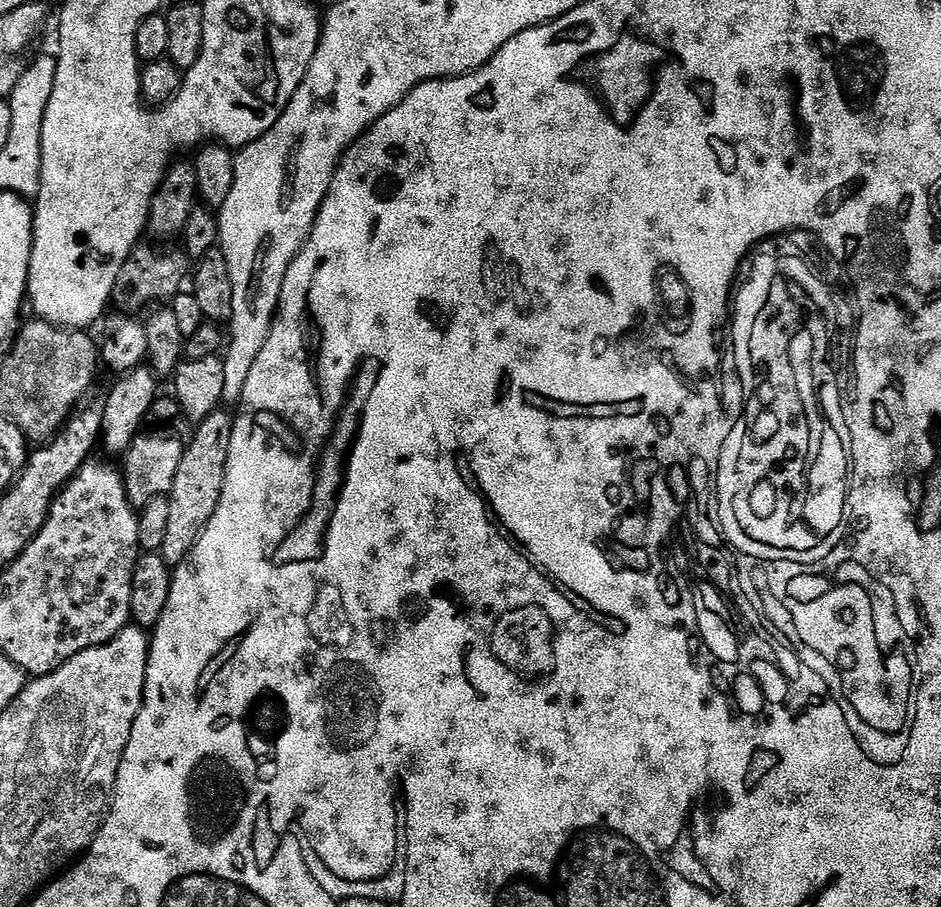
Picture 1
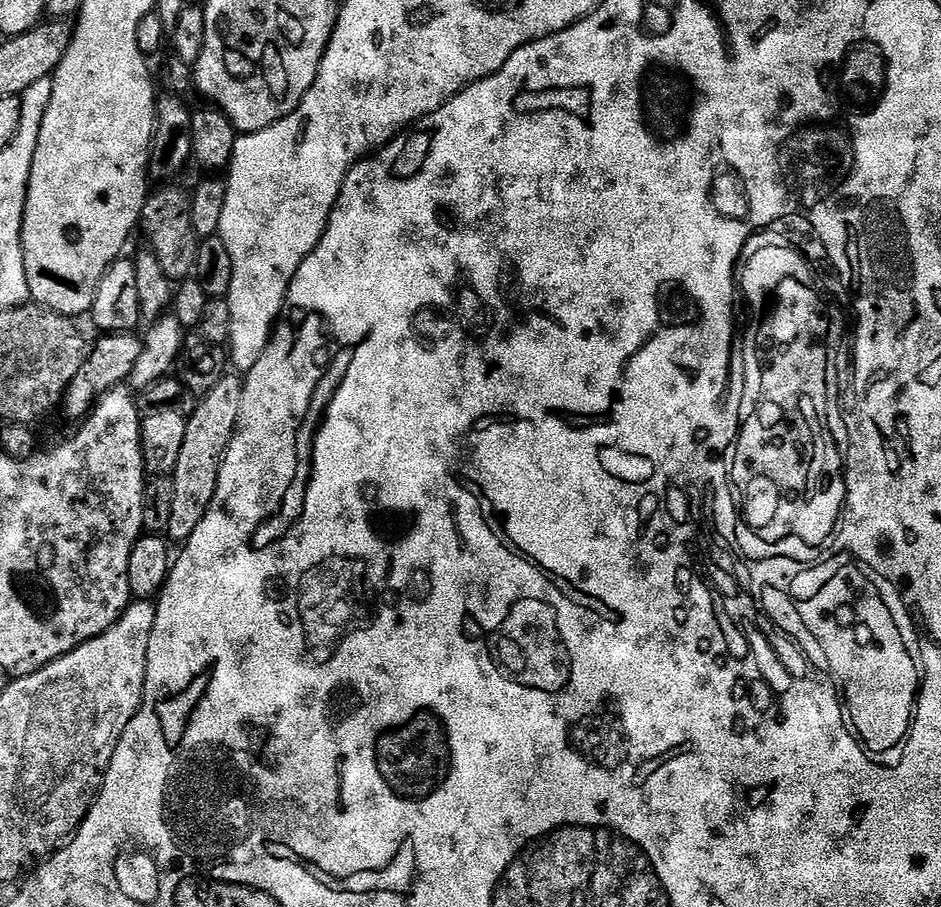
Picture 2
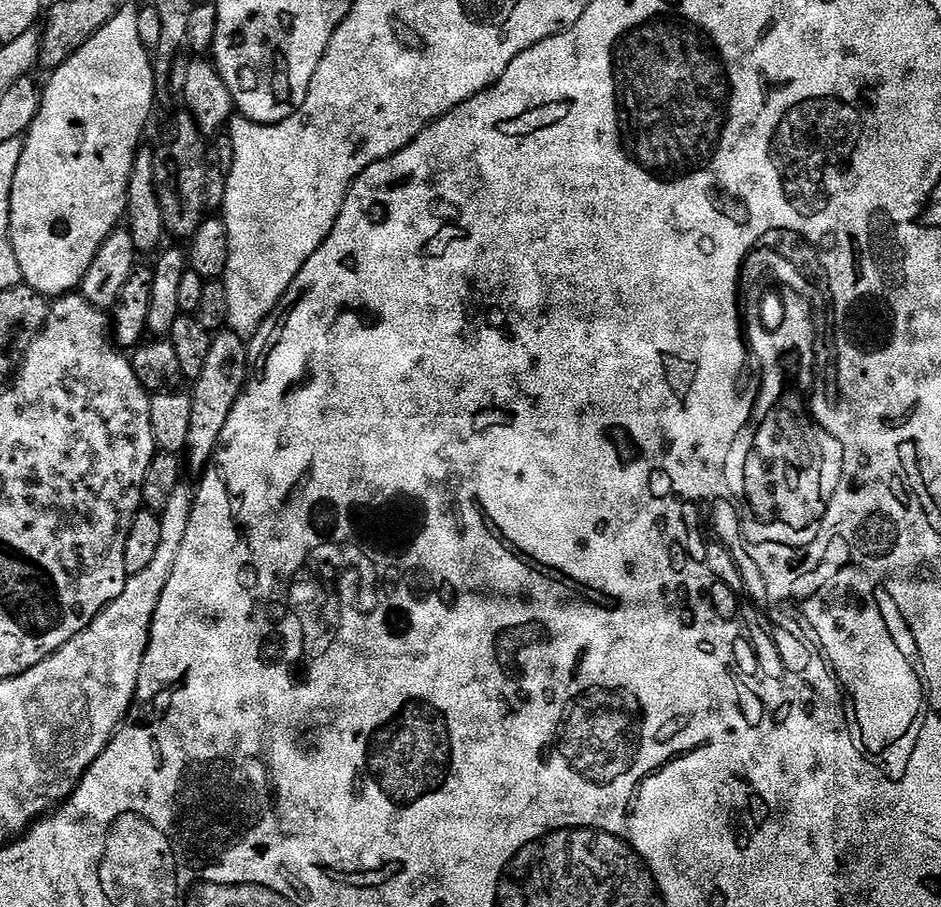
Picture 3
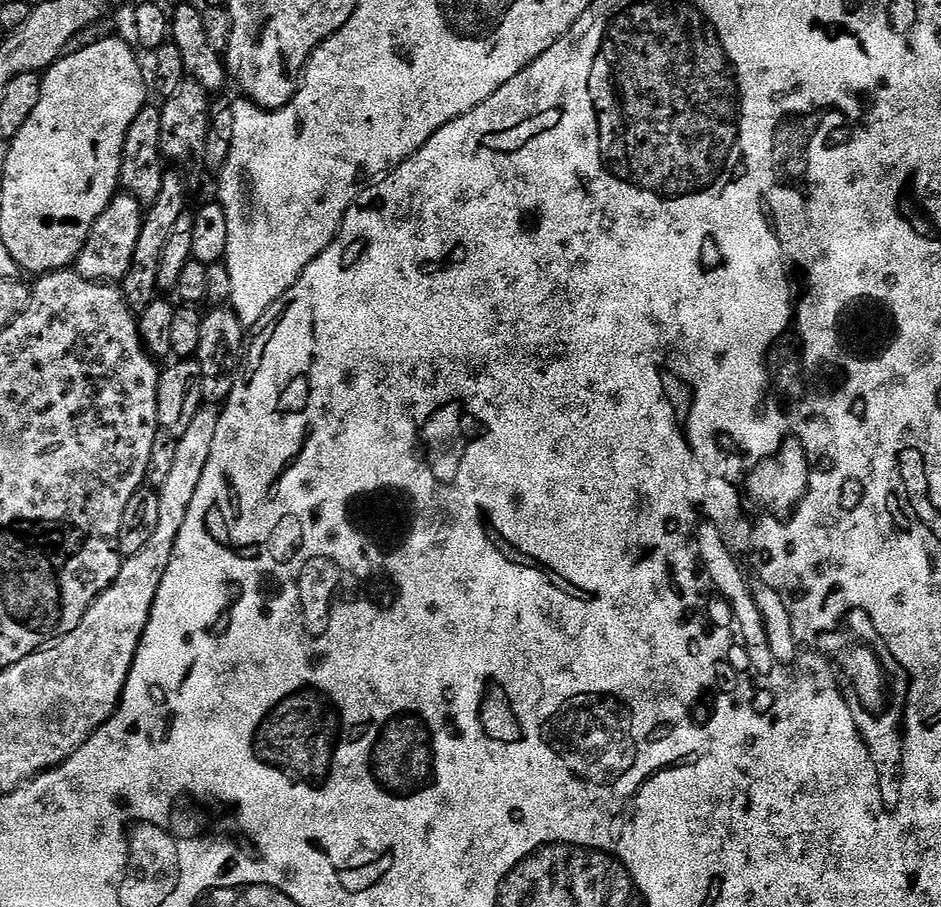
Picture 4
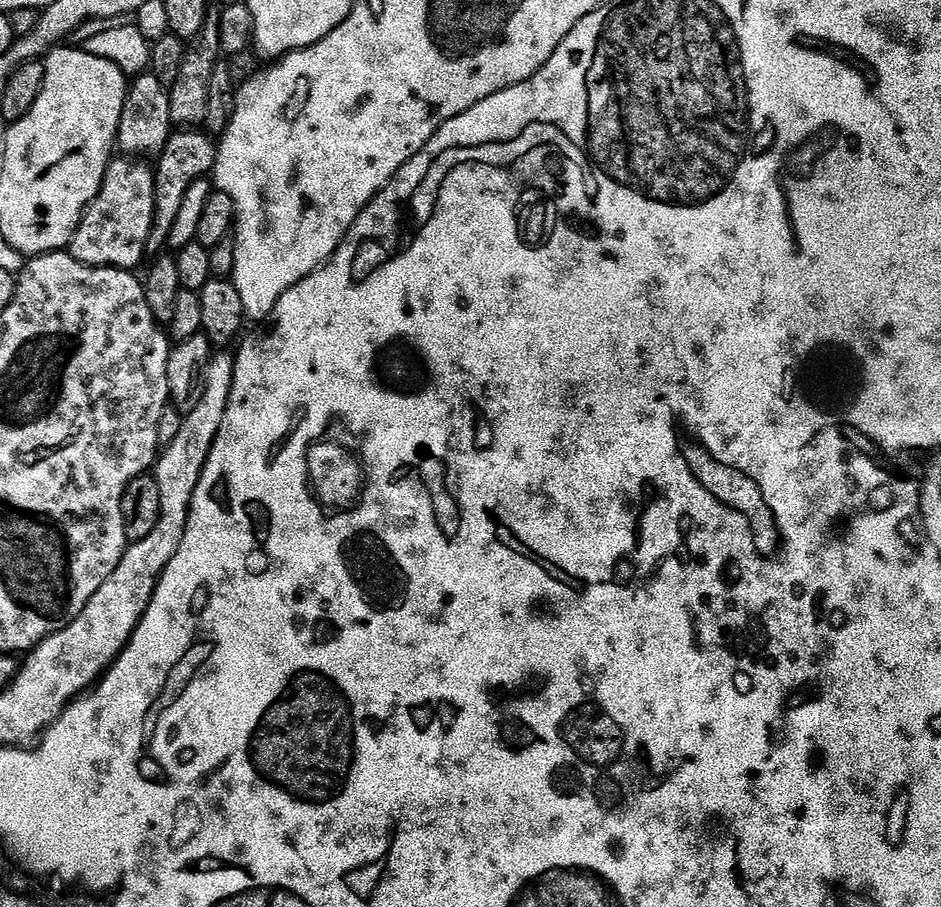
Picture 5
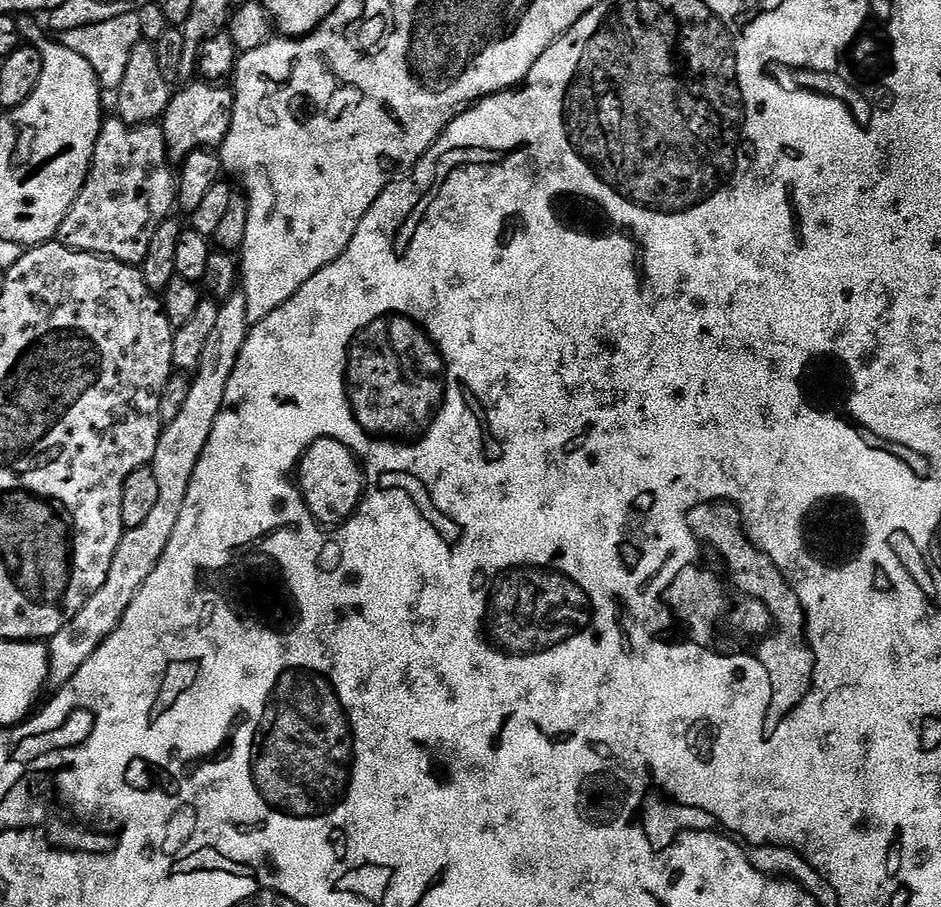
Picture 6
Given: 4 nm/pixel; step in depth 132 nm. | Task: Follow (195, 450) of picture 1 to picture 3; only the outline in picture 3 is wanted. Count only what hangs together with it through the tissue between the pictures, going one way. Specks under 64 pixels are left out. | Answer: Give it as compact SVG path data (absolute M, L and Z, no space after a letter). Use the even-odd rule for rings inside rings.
M231 330L221 331L213 335L210 355L206 358L206 366L202 366L202 374L194 382L196 389L191 389L192 409L190 410L190 435L186 437L186 464L203 473L212 462L212 455L220 446L222 426L226 426L226 418L230 418L230 410L234 410L234 402L238 402L240 393L250 375L250 356L245 337L236 335Z

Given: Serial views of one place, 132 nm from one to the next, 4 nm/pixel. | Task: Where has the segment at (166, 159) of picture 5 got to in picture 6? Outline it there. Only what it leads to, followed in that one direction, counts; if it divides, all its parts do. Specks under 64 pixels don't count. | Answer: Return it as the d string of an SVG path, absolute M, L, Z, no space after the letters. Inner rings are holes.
M204 78L193 79L191 82L185 83L188 84L185 88L177 87L173 91L170 106L166 106L164 115L159 121L166 138L168 158L173 162L183 162L187 156L194 154L194 150L219 149L220 145L224 143L226 134L230 134L230 122L234 118L234 102L236 101L233 89L231 87L223 88L220 84L207 84L206 81L200 79Z

